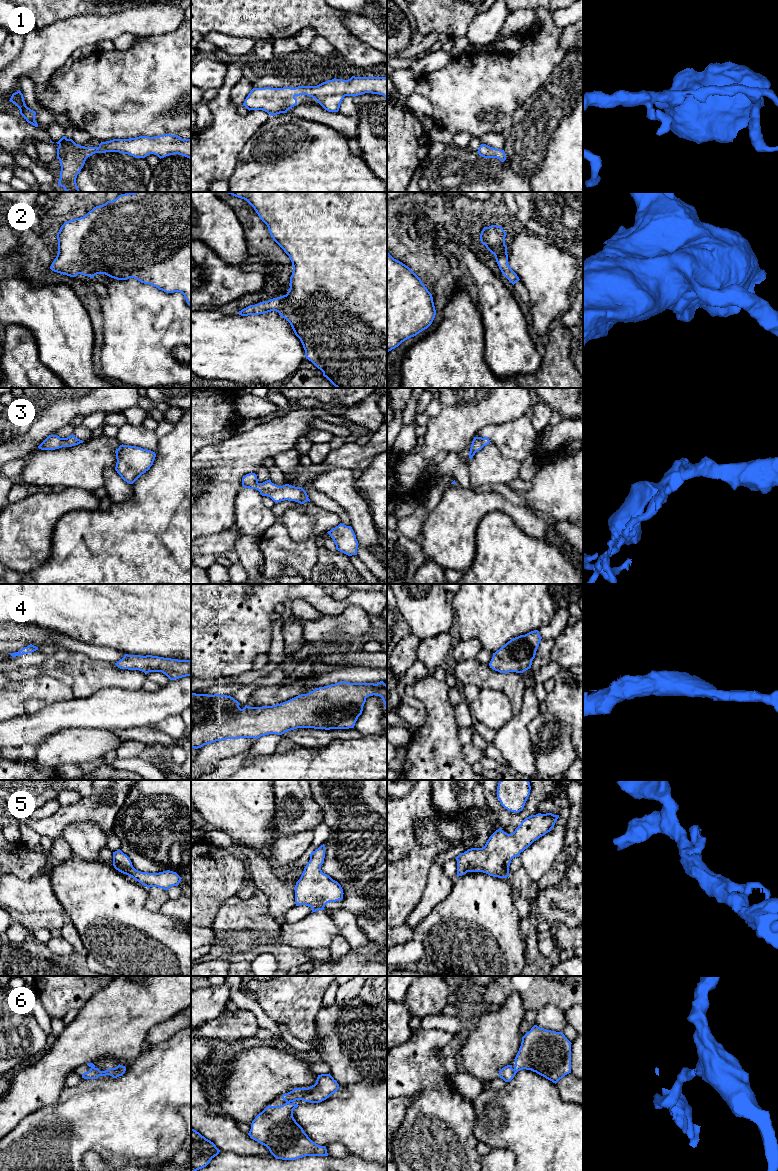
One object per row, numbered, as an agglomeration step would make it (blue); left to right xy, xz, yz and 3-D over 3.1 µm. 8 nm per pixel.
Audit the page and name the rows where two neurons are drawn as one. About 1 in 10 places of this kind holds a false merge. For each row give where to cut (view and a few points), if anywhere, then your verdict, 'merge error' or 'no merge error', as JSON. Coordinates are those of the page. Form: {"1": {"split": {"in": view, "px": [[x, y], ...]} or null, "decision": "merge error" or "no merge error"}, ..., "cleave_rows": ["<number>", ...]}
{"1": {"split": null, "decision": "no merge error"}, "2": {"split": null, "decision": "no merge error"}, "3": {"split": null, "decision": "no merge error"}, "4": {"split": null, "decision": "no merge error"}, "5": {"split": null, "decision": "no merge error"}, "6": {"split": null, "decision": "no merge error"}, "cleave_rows": []}

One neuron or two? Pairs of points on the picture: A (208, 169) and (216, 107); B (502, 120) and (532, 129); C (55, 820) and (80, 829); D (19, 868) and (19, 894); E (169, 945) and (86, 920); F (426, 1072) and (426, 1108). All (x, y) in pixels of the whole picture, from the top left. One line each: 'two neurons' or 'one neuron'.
A: one neuron
B: two neurons
C: two neurons
D: two neurons
E: one neuron
F: one neuron

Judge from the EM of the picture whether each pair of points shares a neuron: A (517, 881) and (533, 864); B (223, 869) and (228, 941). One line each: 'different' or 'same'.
A: different
B: different

